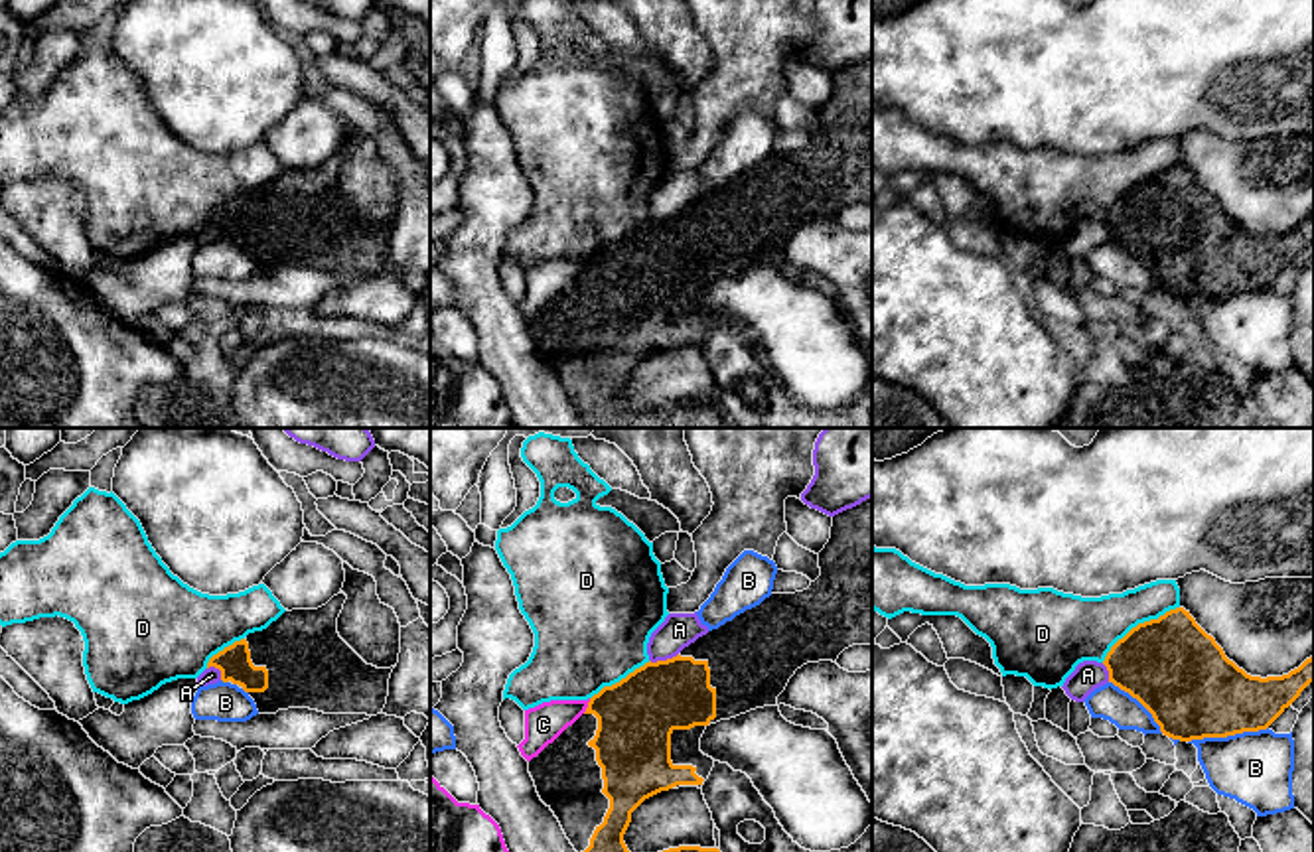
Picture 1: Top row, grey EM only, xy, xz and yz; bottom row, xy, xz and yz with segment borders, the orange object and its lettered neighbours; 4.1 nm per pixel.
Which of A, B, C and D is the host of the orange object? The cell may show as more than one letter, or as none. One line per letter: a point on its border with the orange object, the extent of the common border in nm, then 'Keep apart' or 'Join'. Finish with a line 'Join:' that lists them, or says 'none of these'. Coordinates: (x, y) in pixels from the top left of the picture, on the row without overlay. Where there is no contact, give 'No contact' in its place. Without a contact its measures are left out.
A: Touches orange at xz (663, 219). Shared border 120 nm. Keep apart
B: Touches orange at yz (1228, 292). Shared border 340 nm. Keep apart
C: Touches orange at xz (588, 265). Shared border 70 nm. Keep apart
D: Touches orange at yz (1139, 182). Shared border 400 nm. Keep apart
Join: none of these

